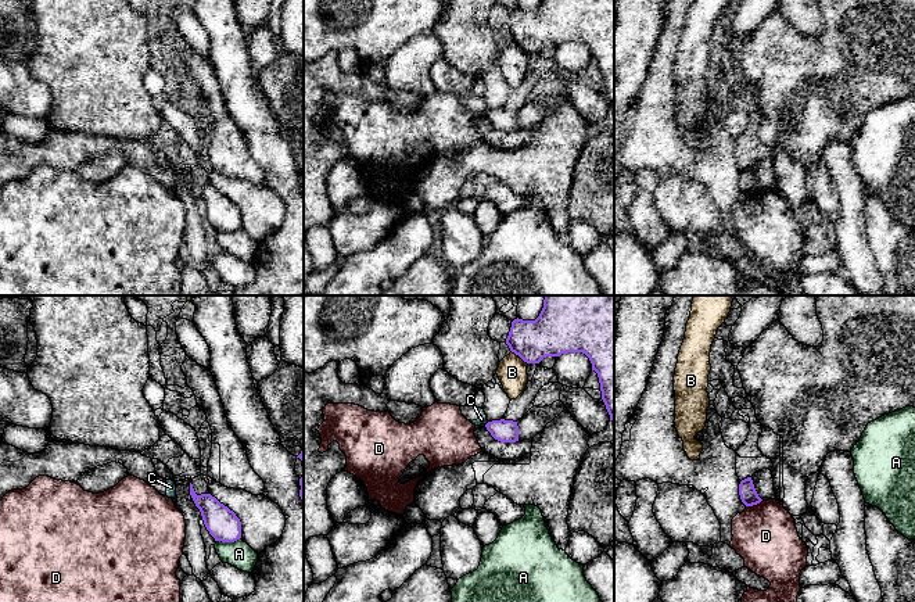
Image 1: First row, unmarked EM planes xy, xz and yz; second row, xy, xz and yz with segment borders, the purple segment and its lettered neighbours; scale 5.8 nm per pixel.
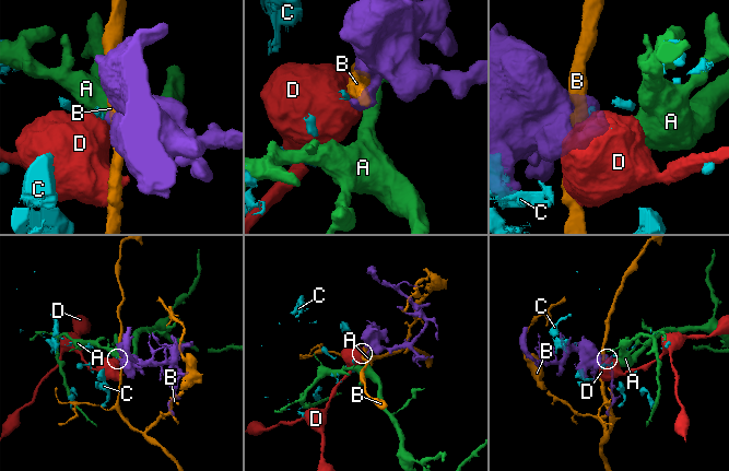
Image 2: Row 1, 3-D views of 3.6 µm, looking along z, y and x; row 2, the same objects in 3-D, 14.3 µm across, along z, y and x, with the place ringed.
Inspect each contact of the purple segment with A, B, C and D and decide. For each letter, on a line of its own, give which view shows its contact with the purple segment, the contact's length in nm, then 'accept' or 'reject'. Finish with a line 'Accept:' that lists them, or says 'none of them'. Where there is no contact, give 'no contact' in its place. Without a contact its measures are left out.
A: meets purple in xy; contact 150 nm long; reject
B: meets purple in xz; contact 120 nm long; reject
C: meets purple in xz; contact 30 nm long; reject
D: meets purple in yz; contact 100 nm long; reject
Accept: none of them

